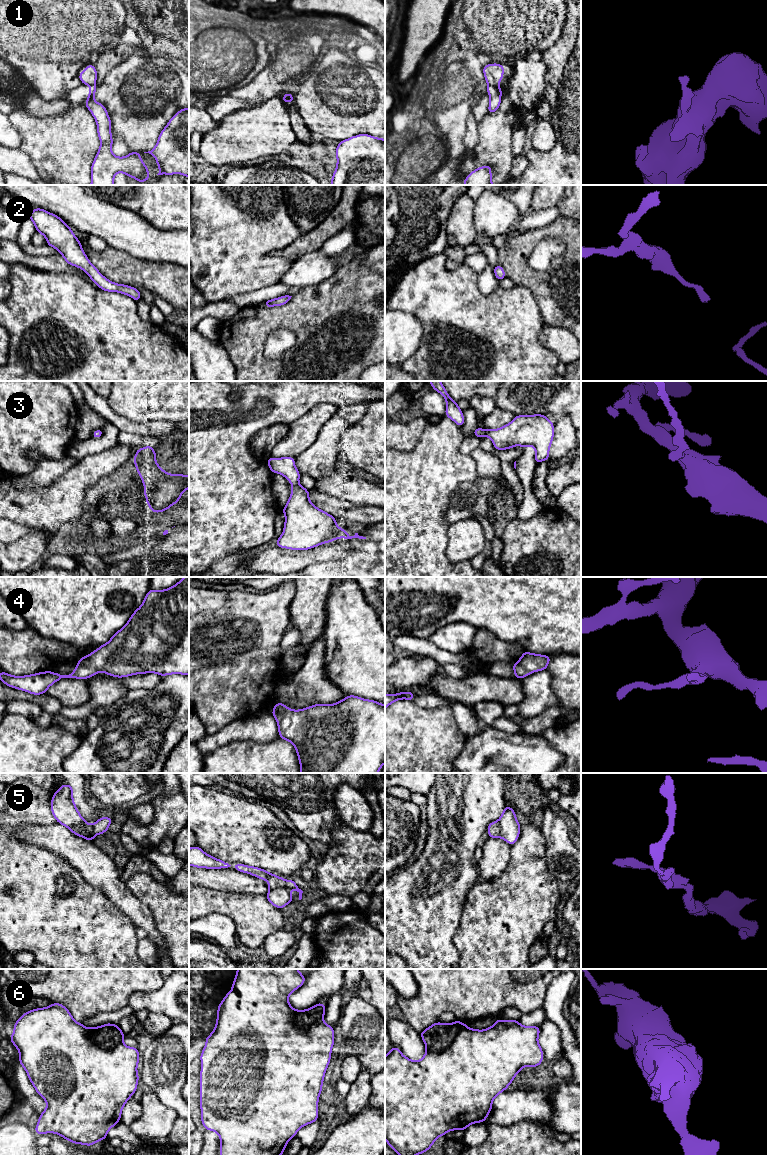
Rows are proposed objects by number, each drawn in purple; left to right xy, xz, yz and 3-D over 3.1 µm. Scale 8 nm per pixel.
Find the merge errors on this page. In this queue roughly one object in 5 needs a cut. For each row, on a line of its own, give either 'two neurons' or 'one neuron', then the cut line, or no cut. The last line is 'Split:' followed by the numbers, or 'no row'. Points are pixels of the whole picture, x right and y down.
1: two neurons | yz (488, 84), (496, 87)
2: one neuron | no cut
3: one neuron | no cut
4: one neuron | no cut
5: two neurons | xz (289, 889), (276, 887), (270, 890)
6: two neurons | yz (467, 1026), (458, 1032), (446, 1048), (439, 1052), (426, 1052)
Split: 1, 5, 6

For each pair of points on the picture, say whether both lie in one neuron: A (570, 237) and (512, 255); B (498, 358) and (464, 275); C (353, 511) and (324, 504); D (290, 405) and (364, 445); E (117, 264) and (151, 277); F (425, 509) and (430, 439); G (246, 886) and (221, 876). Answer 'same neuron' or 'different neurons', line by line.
A: same neuron
B: same neuron
C: same neuron
D: different neurons
E: same neuron
F: same neuron
G: same neuron

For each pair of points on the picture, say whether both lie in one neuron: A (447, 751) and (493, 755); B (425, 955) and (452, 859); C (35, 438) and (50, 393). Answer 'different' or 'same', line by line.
A: different
B: same
C: same

